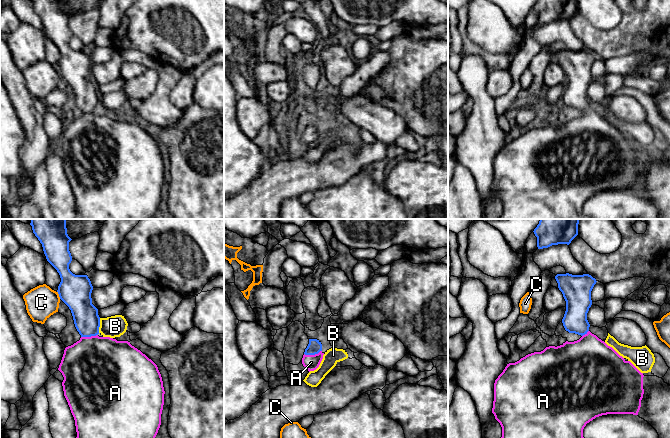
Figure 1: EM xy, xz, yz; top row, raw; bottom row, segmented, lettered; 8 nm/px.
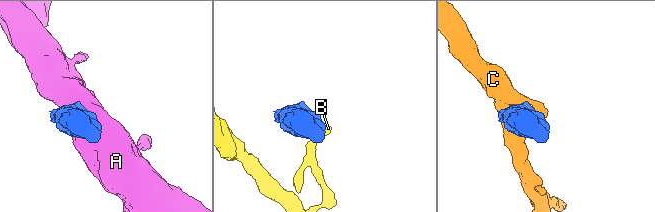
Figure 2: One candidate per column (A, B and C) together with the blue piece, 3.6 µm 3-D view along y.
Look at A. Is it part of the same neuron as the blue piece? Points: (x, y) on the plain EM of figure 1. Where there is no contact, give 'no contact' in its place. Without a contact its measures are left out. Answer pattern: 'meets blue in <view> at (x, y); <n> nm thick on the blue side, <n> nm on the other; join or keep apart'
meets blue in xz at (312, 130); 110 nm thick on the blue side, 120 nm on the other; join

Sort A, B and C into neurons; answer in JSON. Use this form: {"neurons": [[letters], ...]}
{"neurons": [["A"], ["B"], ["C"]]}

